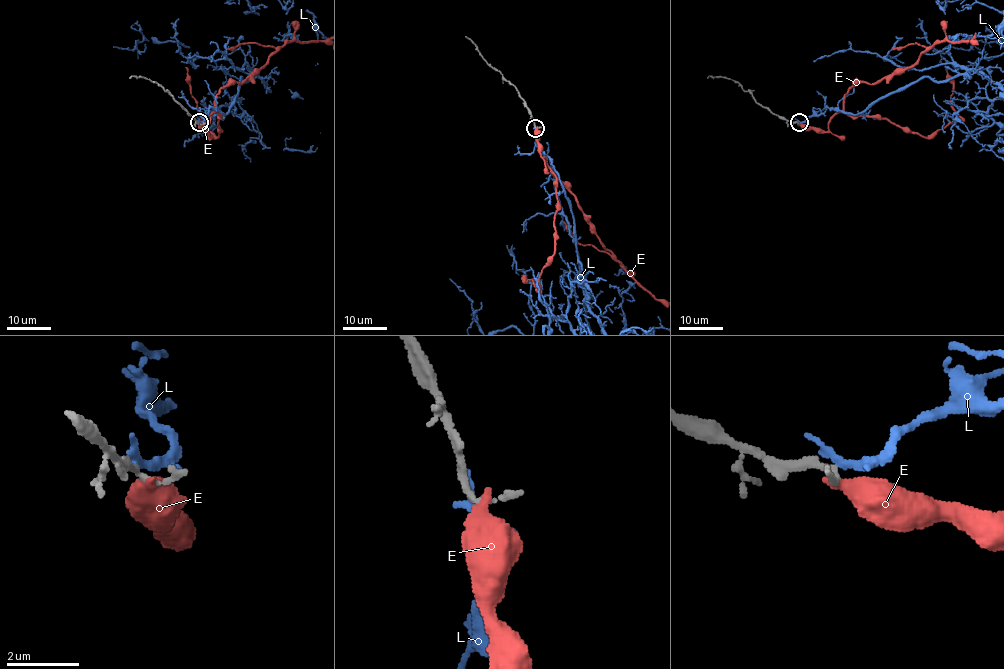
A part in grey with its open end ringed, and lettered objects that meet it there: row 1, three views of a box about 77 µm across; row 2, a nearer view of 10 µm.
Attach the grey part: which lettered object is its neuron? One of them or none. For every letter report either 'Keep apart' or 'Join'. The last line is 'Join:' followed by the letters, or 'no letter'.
E: Keep apart
L: Join
Join: L

